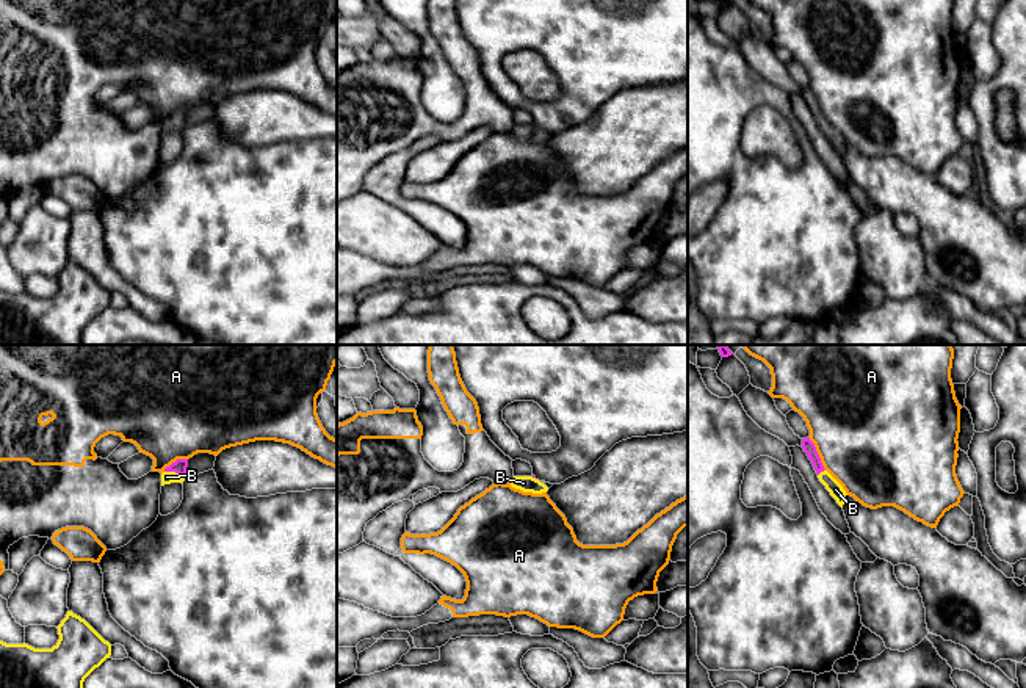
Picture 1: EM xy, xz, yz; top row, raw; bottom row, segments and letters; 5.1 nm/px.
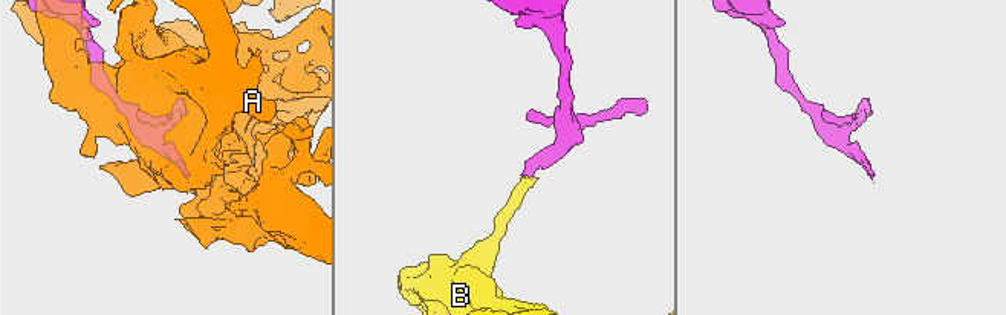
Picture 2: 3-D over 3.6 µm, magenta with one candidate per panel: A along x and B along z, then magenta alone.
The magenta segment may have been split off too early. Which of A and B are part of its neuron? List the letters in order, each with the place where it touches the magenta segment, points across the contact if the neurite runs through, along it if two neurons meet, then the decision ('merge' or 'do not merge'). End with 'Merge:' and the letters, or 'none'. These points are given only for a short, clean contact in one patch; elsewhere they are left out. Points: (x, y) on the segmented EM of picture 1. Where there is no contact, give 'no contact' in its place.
A: contact yz (816, 453); do not merge
B: contact xy (174, 470); way xy (179, 466), (174, 470), (166, 477); merge
Merge: B

